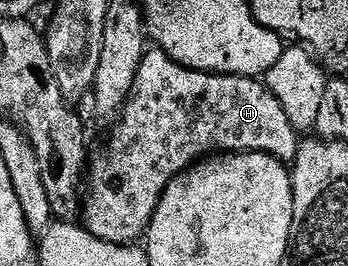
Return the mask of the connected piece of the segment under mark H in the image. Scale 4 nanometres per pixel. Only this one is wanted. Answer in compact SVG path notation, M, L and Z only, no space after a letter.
M160 49L146 50L145 56L141 59L137 80L133 86L133 92L129 95L129 101L125 105L123 114L120 116L121 124L117 127L117 132L113 135L113 140L109 143L109 160L105 167L97 171L97 176L93 179L93 184L89 187L89 199L84 200L83 216L85 215L84 226L97 239L102 239L104 243L119 243L122 245L133 245L138 242L137 238L144 236L149 229L149 223L153 219L155 209L167 189L167 185L176 175L181 175L188 171L190 167L208 160L210 157L216 157L222 153L261 153L271 155L274 159L289 161L295 155L295 132L283 105L278 101L264 82L258 81L253 77L243 75L211 75L208 71L192 71L189 67L184 67L182 63L176 63L170 55L166 55Z

